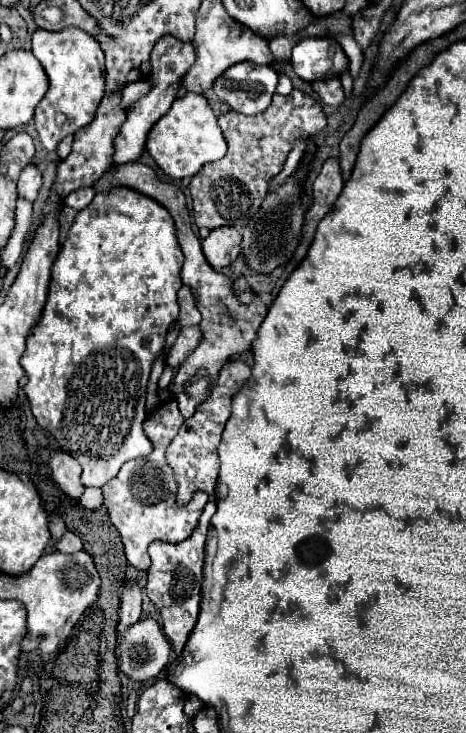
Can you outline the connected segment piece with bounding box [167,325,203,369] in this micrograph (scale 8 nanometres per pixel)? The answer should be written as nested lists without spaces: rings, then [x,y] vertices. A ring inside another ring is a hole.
[[[199,325],[181,327],[181,333],[179,333],[169,357],[167,357],[167,365],[177,369],[187,359],[187,355],[191,355],[191,351],[201,343],[201,339],[203,339],[203,331]]]

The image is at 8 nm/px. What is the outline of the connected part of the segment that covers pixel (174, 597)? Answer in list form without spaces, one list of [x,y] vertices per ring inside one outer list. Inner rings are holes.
[[[211,499],[199,519],[199,525],[195,527],[193,535],[185,539],[183,543],[169,545],[163,541],[155,541],[149,547],[151,555],[151,567],[149,567],[149,581],[147,581],[147,595],[159,609],[161,621],[163,621],[163,633],[171,641],[175,653],[181,653],[189,633],[193,631],[197,623],[199,613],[199,601],[201,601],[201,581],[203,581],[203,561],[205,561],[205,537],[209,529],[209,521],[215,515],[215,501]]]

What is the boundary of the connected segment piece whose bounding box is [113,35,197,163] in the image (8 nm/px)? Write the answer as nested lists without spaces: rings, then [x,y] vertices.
[[[163,35],[159,39],[159,43],[151,51],[151,73],[147,77],[151,81],[151,91],[127,111],[127,121],[123,123],[119,135],[115,137],[115,159],[113,159],[115,163],[129,163],[129,161],[139,159],[139,155],[145,147],[149,129],[171,107],[177,91],[183,85],[183,75],[187,75],[187,71],[195,63],[195,59],[197,59],[197,55],[195,55],[195,47],[191,41],[183,43],[181,39],[175,39],[173,35]]]

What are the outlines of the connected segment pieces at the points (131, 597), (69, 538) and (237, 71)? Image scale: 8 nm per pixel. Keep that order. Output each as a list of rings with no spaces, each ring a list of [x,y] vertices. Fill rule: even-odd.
[[[135,579],[127,583],[121,591],[121,611],[119,611],[119,625],[117,625],[117,643],[123,641],[123,631],[131,627],[141,617],[141,591]]]
[[[67,531],[67,533],[63,535],[63,539],[61,539],[59,543],[55,543],[55,549],[61,551],[61,553],[75,553],[75,551],[83,549],[83,543],[81,543],[81,539],[79,539],[75,533]]]
[[[237,63],[215,81],[213,89],[233,111],[259,115],[271,105],[277,79],[277,71],[269,65]]]

